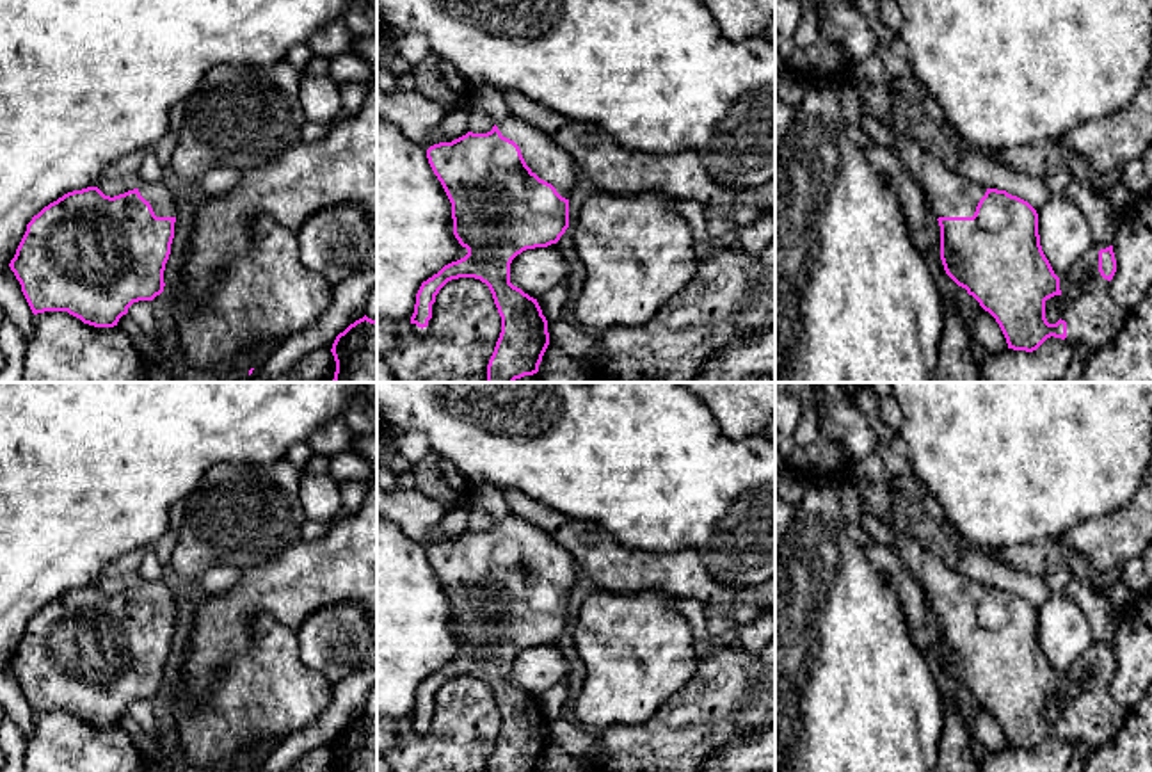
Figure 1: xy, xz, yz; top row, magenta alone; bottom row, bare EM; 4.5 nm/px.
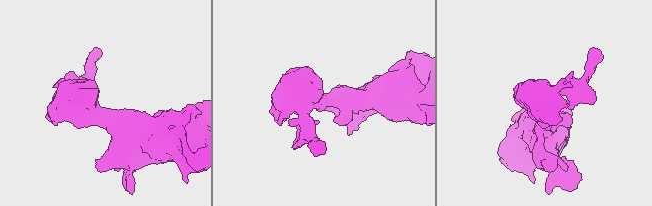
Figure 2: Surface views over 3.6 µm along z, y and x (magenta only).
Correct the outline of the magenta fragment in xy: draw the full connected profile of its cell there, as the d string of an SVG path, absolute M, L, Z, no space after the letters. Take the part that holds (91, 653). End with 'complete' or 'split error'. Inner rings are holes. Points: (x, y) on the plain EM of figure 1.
M162 580L114 596L98 585L73 589L32 615L9 665L34 713L68 710L84 722L114 726L133 701L164 690L176 614L176 599Z | split error

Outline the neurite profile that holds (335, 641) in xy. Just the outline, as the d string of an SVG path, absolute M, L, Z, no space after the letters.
M354 601L320 608L297 630L300 662L338 685L359 671L375 646L370 619L372 614Z

